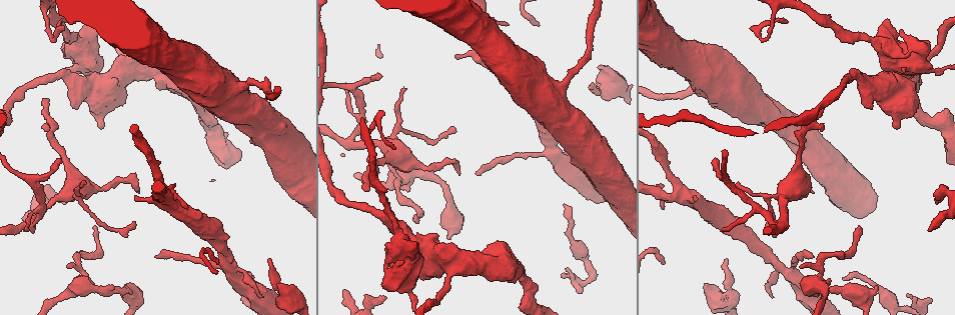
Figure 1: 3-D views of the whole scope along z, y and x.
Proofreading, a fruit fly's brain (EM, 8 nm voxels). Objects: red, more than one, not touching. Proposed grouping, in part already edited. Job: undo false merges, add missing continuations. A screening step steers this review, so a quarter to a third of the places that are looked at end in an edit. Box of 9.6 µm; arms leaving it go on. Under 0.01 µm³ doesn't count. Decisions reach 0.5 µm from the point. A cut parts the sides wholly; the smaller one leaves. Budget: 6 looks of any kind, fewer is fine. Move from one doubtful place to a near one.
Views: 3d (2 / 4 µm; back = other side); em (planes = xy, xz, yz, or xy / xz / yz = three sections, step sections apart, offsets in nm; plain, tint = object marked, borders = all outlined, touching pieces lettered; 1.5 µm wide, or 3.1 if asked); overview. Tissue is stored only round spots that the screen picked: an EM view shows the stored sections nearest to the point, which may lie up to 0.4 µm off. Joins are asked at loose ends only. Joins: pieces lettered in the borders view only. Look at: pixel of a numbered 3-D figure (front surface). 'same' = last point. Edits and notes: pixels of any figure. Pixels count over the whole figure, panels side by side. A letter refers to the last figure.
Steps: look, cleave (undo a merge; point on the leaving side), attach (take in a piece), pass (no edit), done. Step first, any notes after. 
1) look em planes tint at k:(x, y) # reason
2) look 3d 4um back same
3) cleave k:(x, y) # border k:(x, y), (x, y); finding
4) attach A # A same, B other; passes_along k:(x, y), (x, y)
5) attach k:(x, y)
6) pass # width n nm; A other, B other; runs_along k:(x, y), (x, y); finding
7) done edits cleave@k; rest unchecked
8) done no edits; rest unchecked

look 3d 4um at 1:(771, 296) # free end

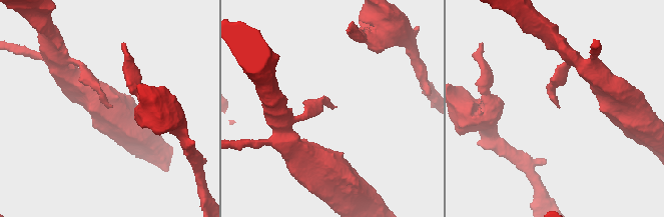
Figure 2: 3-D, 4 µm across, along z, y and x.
look em xy step 4 borders at 2:(333, 107) # shape alone is not enough

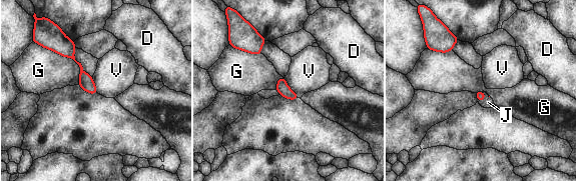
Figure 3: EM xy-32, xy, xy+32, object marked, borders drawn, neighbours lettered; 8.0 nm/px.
attach J # D other, G other, J same, V other; the cell continues

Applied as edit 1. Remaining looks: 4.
look em planes tint at 1:(345, 289) # an open end

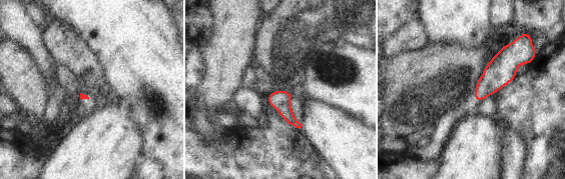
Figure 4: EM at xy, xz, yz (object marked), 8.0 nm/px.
look em planes borders same

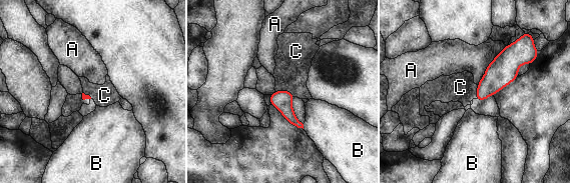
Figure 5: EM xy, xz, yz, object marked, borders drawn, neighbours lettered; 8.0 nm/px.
pass # A other, B other, C other; border 5:(275, 90), (288, 90), (295, 96); none of them fits

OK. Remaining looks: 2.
look em yz step 4 borders at 1:(563, 205) # thin end

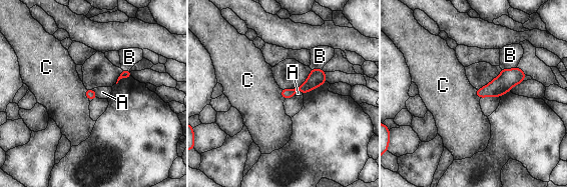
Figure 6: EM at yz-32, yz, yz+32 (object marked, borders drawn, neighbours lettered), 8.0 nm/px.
look em planes borders same # another direction

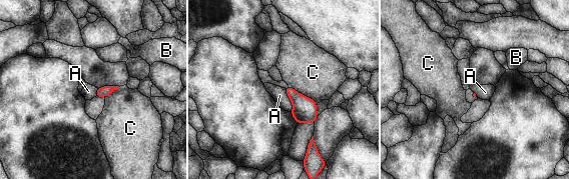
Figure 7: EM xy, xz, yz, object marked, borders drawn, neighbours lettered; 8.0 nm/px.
pass # A other, B other, C other; border 7:(283, 88), (293, 105), (291, 112); none of them fits

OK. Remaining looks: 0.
done edits attach@3; rest unchecked

